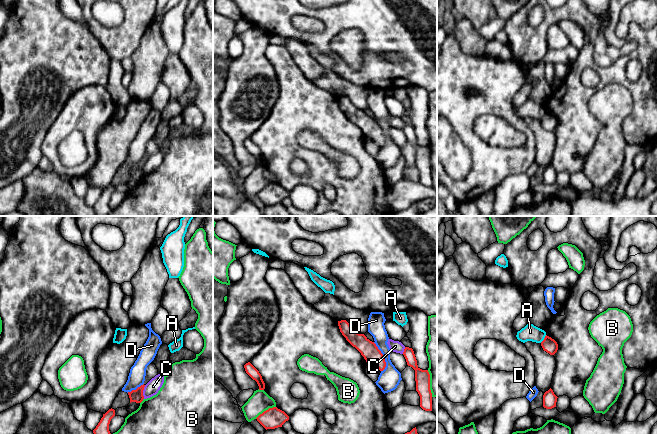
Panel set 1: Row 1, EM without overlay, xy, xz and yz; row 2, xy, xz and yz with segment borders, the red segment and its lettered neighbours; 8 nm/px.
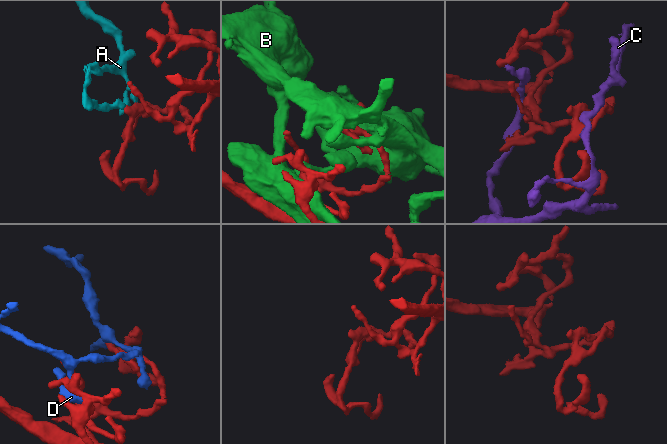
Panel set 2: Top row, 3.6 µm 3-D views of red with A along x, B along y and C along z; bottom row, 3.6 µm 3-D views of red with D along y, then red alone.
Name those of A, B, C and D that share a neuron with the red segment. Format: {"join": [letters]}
{"join": []}

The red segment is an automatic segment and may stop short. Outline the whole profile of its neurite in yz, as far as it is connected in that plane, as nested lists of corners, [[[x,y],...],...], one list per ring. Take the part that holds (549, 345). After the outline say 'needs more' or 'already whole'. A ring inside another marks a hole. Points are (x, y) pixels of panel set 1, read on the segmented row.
[[[545,336],[544,340],[541,342],[541,346],[544,351],[550,355],[554,355],[558,350],[557,342],[549,336]]]; already whole

